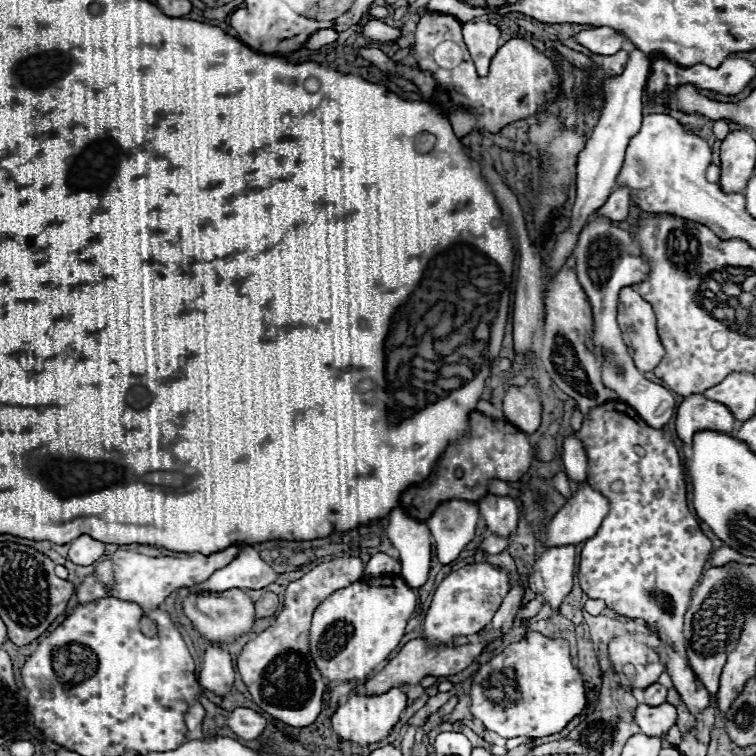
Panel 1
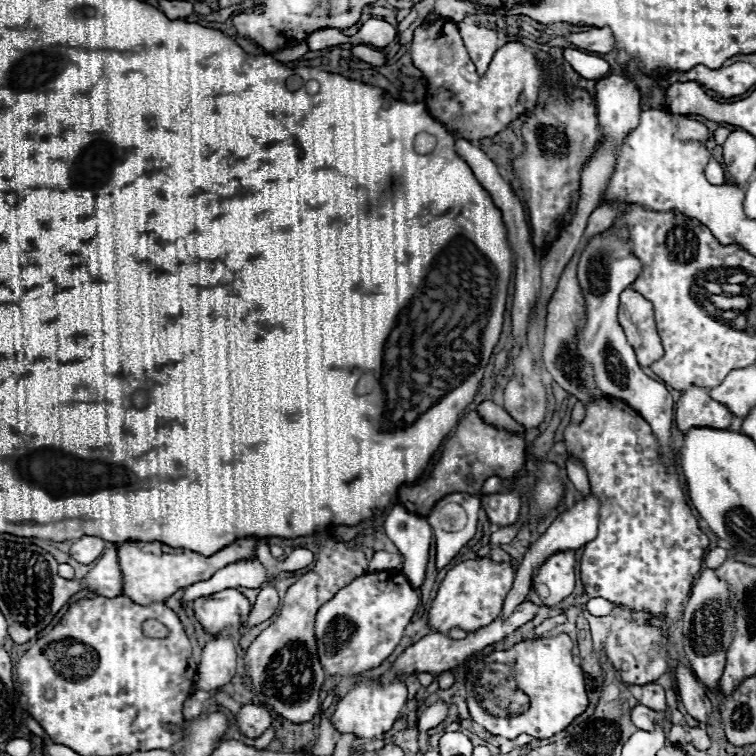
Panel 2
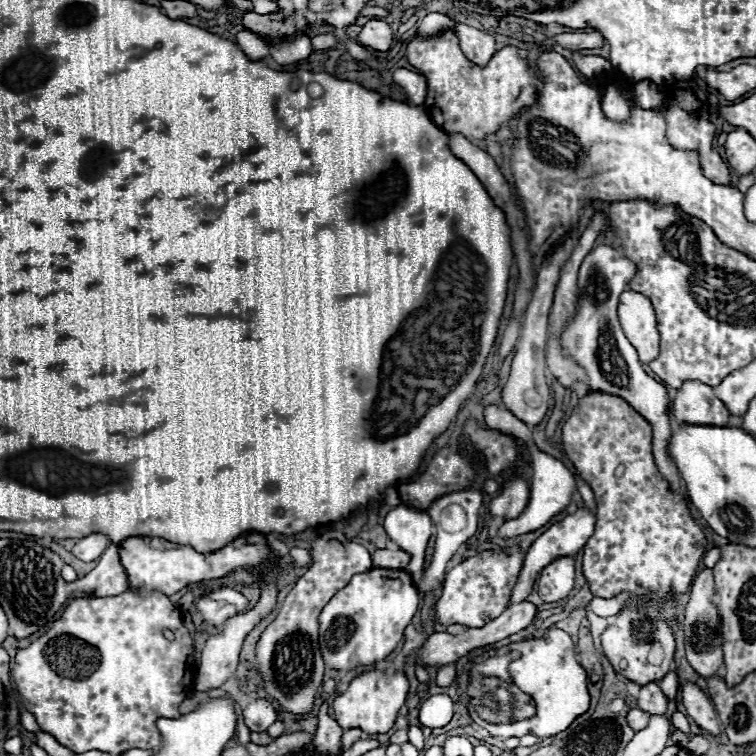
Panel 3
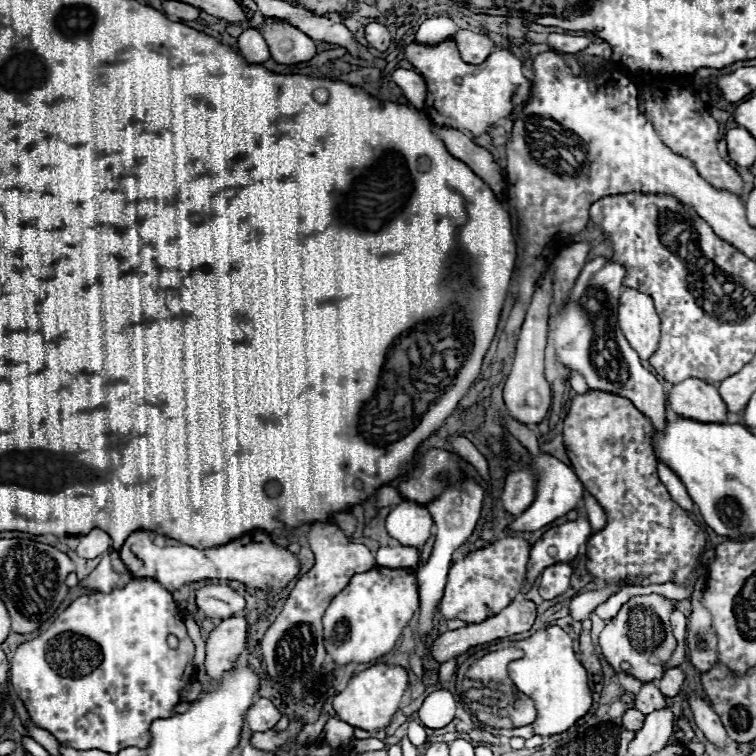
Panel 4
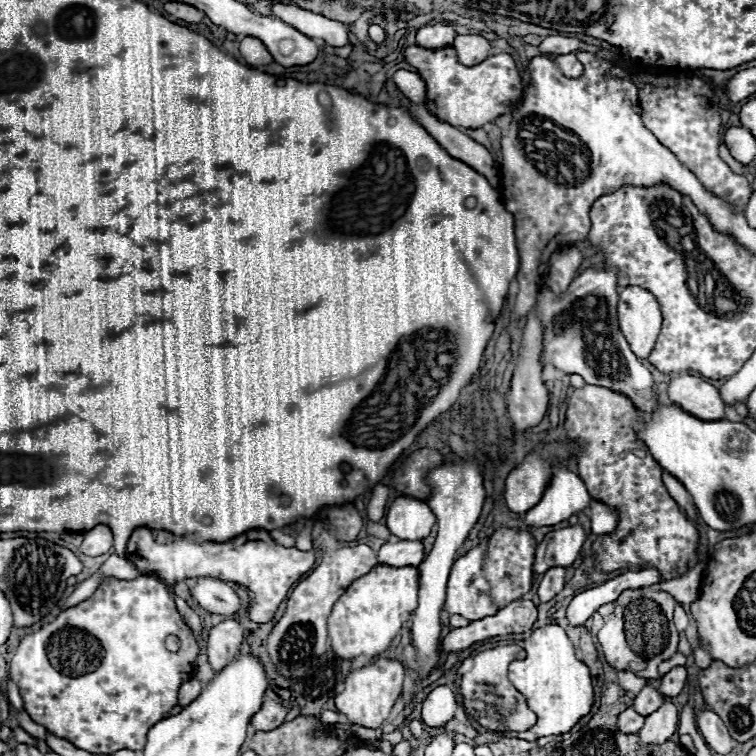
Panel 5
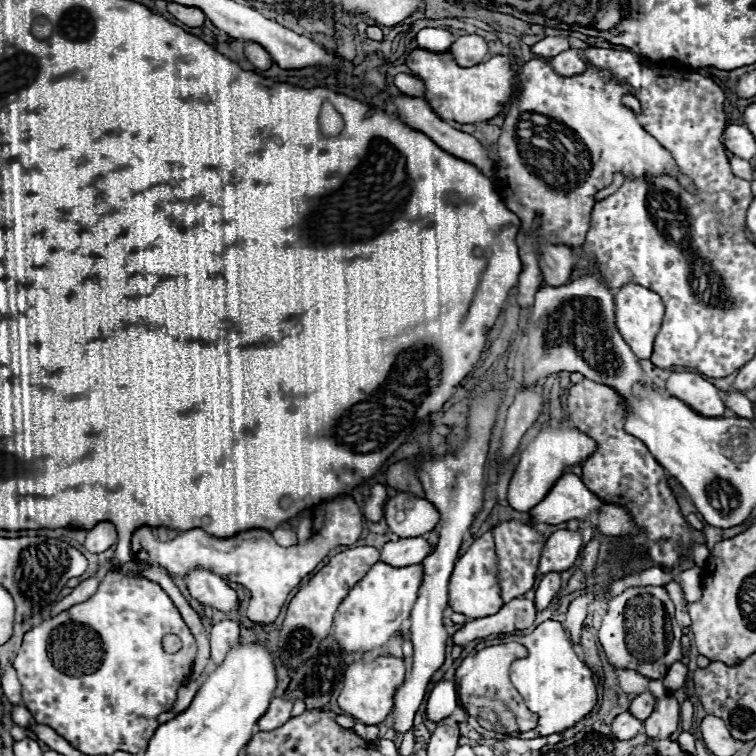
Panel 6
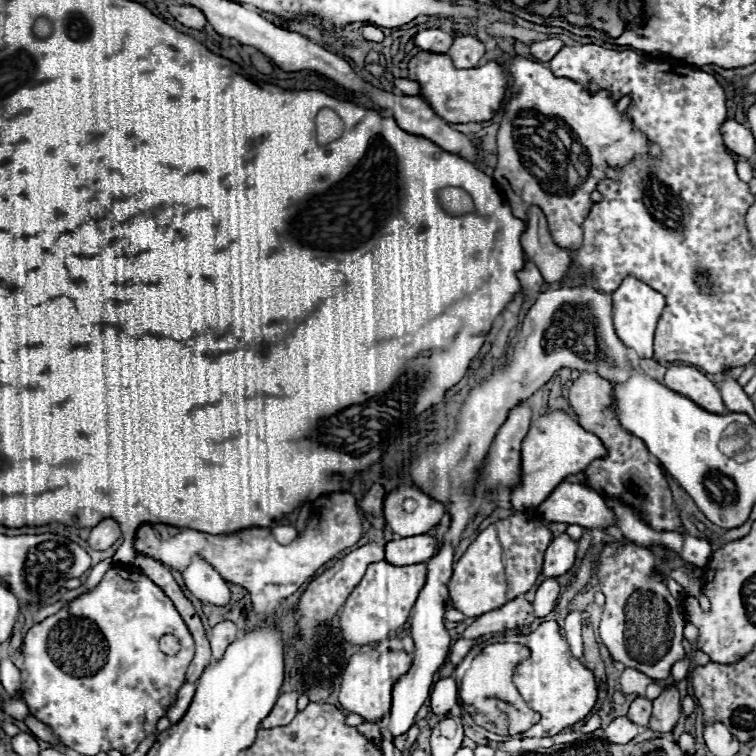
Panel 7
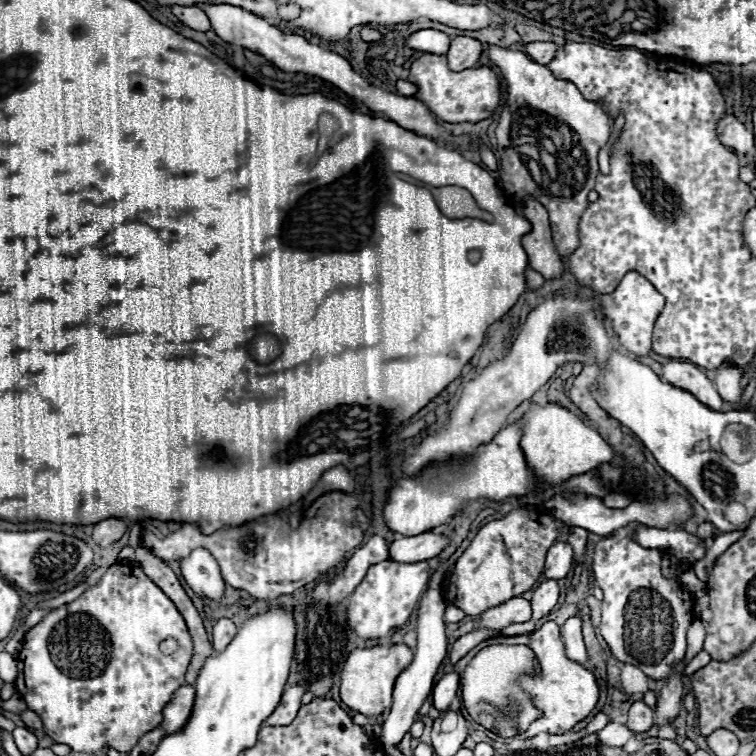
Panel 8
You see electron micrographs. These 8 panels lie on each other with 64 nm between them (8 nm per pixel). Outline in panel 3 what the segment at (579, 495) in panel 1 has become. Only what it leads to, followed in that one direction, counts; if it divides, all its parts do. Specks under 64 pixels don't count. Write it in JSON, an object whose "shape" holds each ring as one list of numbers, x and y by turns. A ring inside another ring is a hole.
{"shape":[[580,508,576,514,566,516,562,522,550,526,550,528,530,546,530,550,526,552,524,566,522,566,518,584,516,584,514,590,512,590,512,600,510,600,510,604,526,600,526,596,532,592,532,586,534,586,534,582,536,582,536,578,538,578,538,574,542,572,544,566,548,566,550,562,554,562,556,558,562,558,562,556,576,556,578,550,582,550,584,544,588,542,588,538,594,534,594,524,596,524,596,520,594,520,592,512,586,510,586,508]]}

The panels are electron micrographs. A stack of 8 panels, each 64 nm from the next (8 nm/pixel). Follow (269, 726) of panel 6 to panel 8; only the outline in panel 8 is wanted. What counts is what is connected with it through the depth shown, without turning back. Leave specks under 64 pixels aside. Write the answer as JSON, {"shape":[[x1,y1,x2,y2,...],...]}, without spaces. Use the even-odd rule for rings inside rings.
{"shape":[[300,684,286,688,284,694,282,694,280,704,278,704,276,710,266,718,266,724,268,724,268,726,288,726,288,724,296,718,298,710,300,710,300,706,302,706,302,696,304,696,304,692,306,692,306,686,300,686]]}

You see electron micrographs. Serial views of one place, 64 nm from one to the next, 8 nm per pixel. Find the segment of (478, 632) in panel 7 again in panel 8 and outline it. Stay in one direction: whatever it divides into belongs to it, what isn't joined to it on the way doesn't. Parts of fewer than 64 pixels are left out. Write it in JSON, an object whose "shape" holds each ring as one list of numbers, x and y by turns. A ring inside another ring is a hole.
{"shape":[[516,596,516,598,510,598,508,602,496,606,496,608,490,608,482,614,482,618,478,620,476,628,490,628,490,630,502,630,510,624,516,624,516,622,528,622,532,616,532,608,530,608,530,602,524,600,522,596]]}

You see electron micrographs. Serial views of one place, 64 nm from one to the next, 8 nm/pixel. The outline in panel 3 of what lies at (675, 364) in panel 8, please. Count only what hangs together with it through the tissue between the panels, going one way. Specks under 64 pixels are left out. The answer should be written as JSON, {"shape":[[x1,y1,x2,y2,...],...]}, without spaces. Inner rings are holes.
{"shape":[[688,380,676,390,676,396,672,400,672,412,680,424,702,422,712,426,724,426,730,416,722,400,716,398,714,388,698,380]]}

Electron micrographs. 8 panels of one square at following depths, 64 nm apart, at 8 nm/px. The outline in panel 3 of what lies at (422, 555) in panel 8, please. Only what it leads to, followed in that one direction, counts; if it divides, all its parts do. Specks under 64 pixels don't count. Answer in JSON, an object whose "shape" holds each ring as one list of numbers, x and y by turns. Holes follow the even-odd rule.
{"shape":[[376,550,372,554,374,568,406,568,410,562,410,554,404,550]]}

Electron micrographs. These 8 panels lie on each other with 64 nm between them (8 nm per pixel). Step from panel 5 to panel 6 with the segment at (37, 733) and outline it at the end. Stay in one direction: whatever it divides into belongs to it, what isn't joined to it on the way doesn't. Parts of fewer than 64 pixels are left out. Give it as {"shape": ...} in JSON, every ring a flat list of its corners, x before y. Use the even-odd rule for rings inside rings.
{"shape":[[18,704,18,706,12,706,12,720,18,724,18,726,24,726,24,728,32,728,32,724,34,724,34,718,32,718,32,714,28,712,28,708,26,706,22,706,22,704]]}

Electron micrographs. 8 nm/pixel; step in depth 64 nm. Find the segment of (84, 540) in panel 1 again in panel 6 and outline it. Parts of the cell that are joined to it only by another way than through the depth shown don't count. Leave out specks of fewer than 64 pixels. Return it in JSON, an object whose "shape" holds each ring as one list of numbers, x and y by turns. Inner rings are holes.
{"shape":[[100,522,96,524,92,530,88,530,88,536,86,536,86,542,84,542,84,548,88,552,104,552,108,550,118,538,118,532,114,528,112,522]]}

